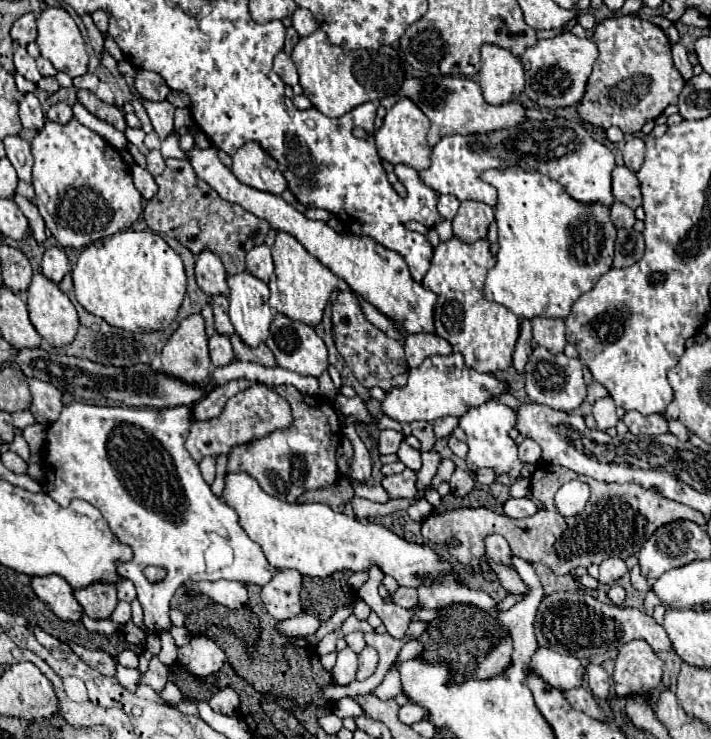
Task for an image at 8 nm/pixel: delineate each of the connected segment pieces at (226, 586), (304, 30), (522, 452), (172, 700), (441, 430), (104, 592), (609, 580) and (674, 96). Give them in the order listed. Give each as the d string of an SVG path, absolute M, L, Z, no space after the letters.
M199 581L199 583L187 583L185 591L193 591L205 597L211 597L213 601L229 607L239 609L247 605L247 585L239 581Z
M297 7L297 11L293 13L293 27L301 37L305 37L305 35L311 35L319 25L317 25L317 21L315 21L311 11Z
M525 439L519 445L519 461L523 465L537 465L541 461L541 447L533 439Z
M169 683L169 685L165 687L165 693L161 693L161 697L163 697L169 705L179 705L179 703L183 701L183 693L181 693L173 683Z
M443 417L443 419L435 419L431 425L433 425L433 431L435 431L435 437L441 439L441 437L449 437L451 431L457 427L457 417Z
M91 583L73 591L75 599L91 619L105 619L117 605L117 591L113 583Z
M611 557L611 559L605 559L601 565L599 565L599 581L605 583L605 585L613 585L619 577L623 577L627 573L627 565L623 559L619 557Z
M635 15L609 17L605 21L597 23L595 33L593 33L593 43L599 47L599 59L593 65L593 73L587 81L585 95L577 105L577 111L583 121L587 121L595 127L601 127L601 129L609 129L611 125L617 125L625 135L635 135L641 131L641 127L649 119L657 119L667 105L677 103L679 91L683 89L685 81L673 65L669 39L657 25L653 25L651 21L637 19Z

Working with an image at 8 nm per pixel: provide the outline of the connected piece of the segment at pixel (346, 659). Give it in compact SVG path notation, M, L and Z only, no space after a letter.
M345 647L337 653L337 663L331 671L333 675L333 681L337 685L349 685L351 681L355 681L355 675L357 675L357 655Z

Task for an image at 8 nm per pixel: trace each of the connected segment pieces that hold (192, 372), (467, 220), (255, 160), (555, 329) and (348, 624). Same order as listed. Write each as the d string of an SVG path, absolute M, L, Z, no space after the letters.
M189 315L179 323L161 351L161 371L187 383L205 383L211 375L203 315Z
M463 201L453 217L453 233L465 243L475 243L487 237L487 227L493 223L493 207L481 201Z
M247 143L237 149L231 165L233 175L259 191L281 195L287 189L287 181L277 167L277 161L267 155L259 143Z
M535 317L533 325L533 341L537 345L547 347L551 353L561 353L565 347L565 323L563 319L547 319Z
M351 615L343 625L341 625L341 631L343 631L343 635L349 635L349 633L353 633L353 631L363 631L363 633L369 633L373 627L367 623L367 621L363 621L363 619L359 619L359 617L355 617L355 615Z

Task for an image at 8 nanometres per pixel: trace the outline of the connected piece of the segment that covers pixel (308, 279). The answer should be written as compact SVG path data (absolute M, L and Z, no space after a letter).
M279 231L275 245L271 247L273 251L273 263L275 263L275 275L269 281L269 289L271 289L271 297L269 297L269 305L277 311L283 313L291 319L303 321L307 325L317 325L323 317L323 309L325 303L328 303L329 295L333 289L349 289L347 283L337 277L333 271L329 271L327 267L323 267L313 255L309 255L305 251L305 247L289 233Z

